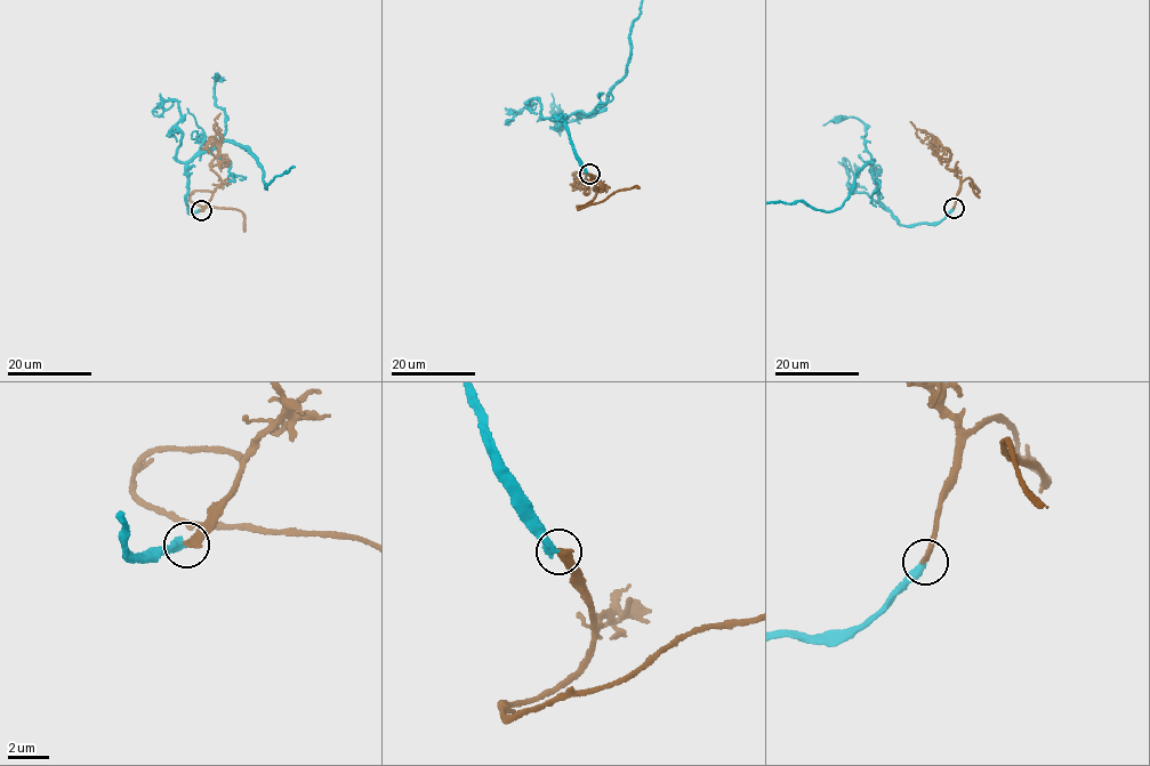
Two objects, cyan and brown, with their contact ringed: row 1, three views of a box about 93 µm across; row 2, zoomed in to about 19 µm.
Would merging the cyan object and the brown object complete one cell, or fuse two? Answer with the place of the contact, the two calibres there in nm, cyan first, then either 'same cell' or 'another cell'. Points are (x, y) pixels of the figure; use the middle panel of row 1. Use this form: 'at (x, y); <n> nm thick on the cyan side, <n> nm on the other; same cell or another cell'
at (589, 174); 360 nm thick on the cyan side, 360 nm on the other; another cell

